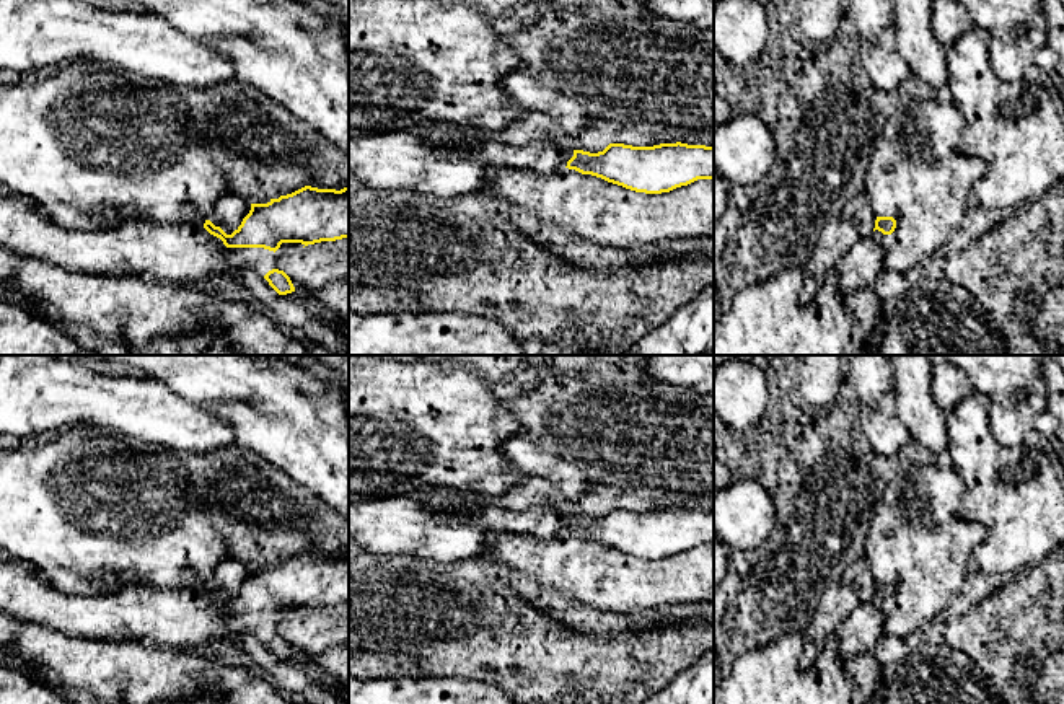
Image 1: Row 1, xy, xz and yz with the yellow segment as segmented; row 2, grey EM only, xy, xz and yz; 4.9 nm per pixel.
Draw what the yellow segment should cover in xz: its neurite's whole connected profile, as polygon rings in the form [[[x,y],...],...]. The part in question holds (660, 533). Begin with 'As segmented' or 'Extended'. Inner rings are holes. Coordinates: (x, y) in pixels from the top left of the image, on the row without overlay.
Extended. [[[425,487],[391,499],[349,500],[349,538],[362,551],[375,556],[411,556],[438,564],[453,564],[484,554],[487,536],[503,531],[549,538],[569,533],[645,559],[670,557],[697,544],[714,544],[714,512],[706,510],[676,507],[632,512],[609,508],[598,518],[562,513],[557,505],[551,504],[513,510],[466,502],[459,507],[435,510],[430,507],[435,489],[440,487]]]

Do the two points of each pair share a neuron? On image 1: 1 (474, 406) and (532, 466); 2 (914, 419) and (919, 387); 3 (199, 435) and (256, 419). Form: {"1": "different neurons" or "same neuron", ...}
{"1": "different neurons", "2": "same neuron", "3": "different neurons"}

